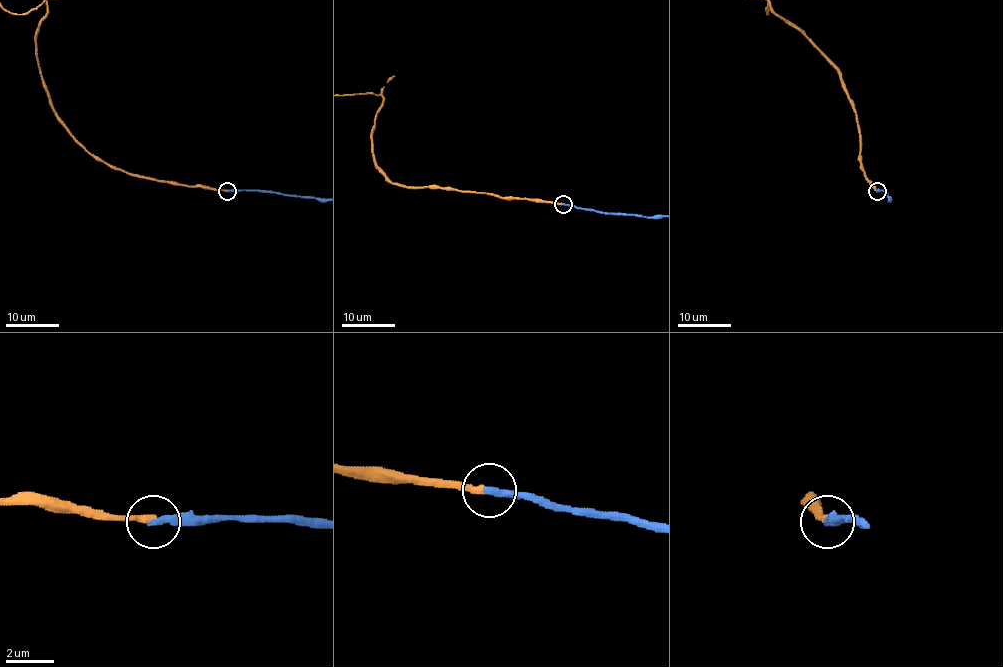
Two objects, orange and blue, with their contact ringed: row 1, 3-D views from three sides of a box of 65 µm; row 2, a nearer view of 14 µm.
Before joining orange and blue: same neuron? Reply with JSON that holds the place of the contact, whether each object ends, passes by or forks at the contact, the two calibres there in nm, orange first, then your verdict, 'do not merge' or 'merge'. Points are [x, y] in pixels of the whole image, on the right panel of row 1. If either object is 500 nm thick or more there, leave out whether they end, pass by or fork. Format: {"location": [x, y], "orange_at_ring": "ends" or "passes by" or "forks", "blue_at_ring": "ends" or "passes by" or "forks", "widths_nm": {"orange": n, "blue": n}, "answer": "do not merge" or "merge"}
{"location": [877, 191], "orange_at_ring": "ends", "blue_at_ring": "ends", "widths_nm": {"orange": 320, "blue": 320}, "answer": "merge"}

